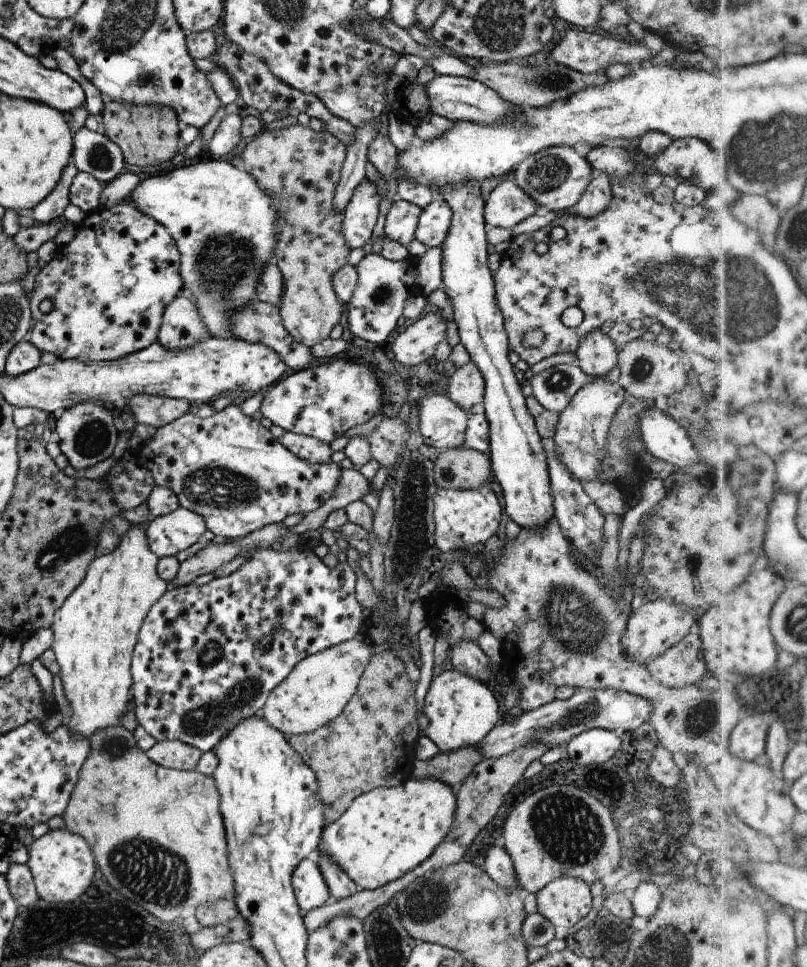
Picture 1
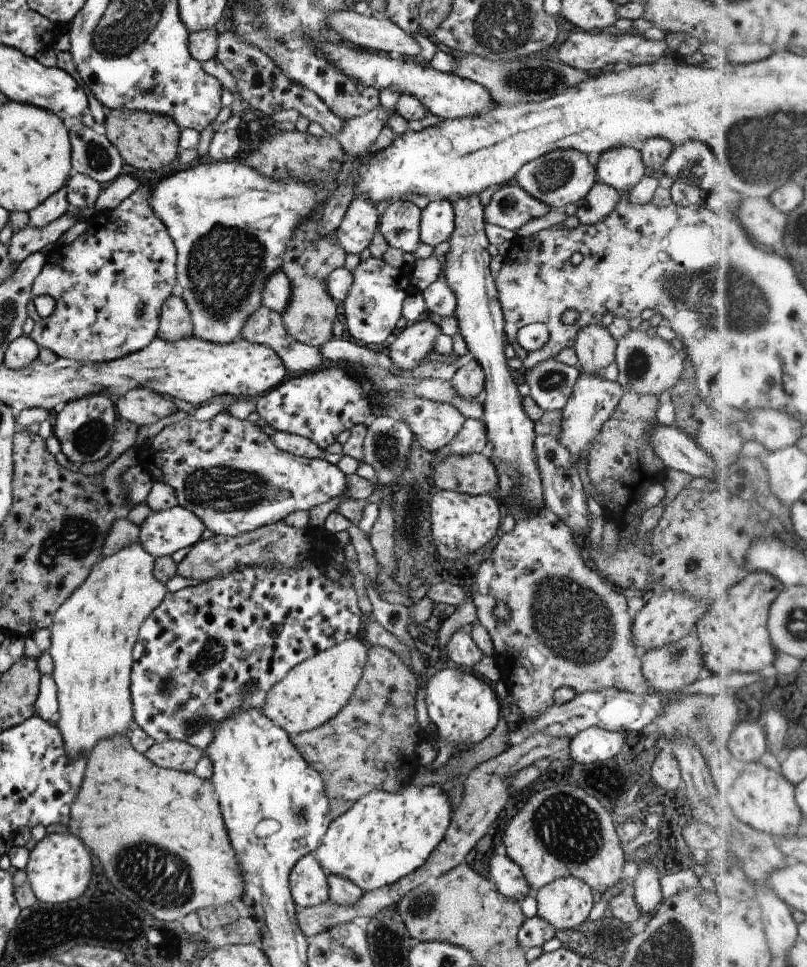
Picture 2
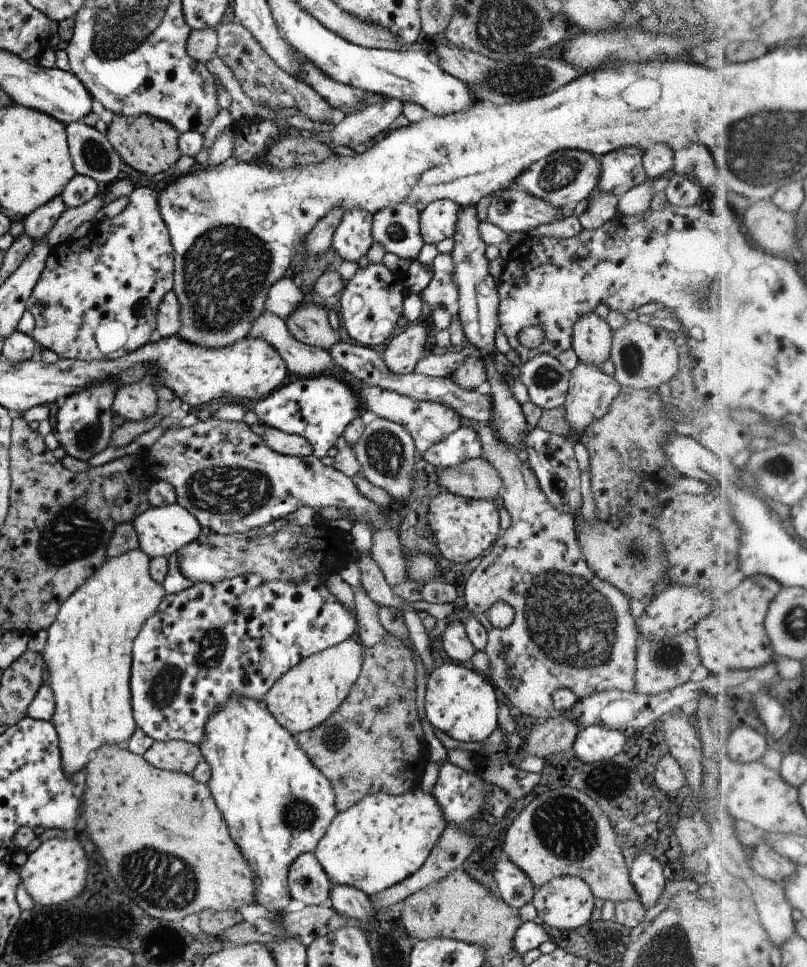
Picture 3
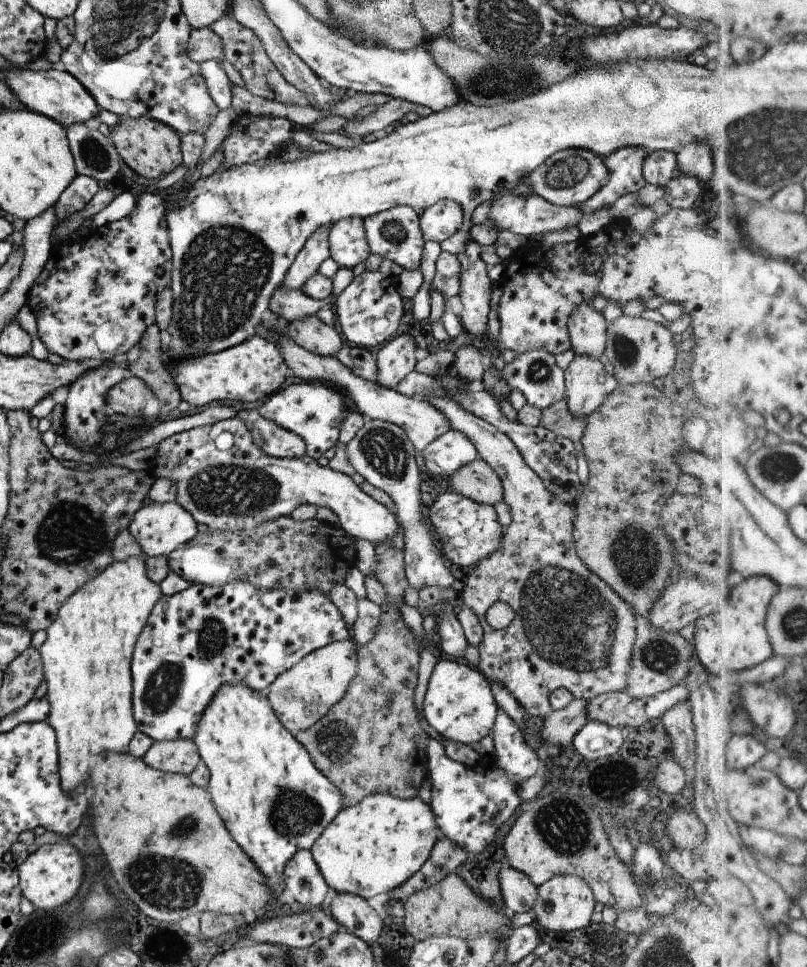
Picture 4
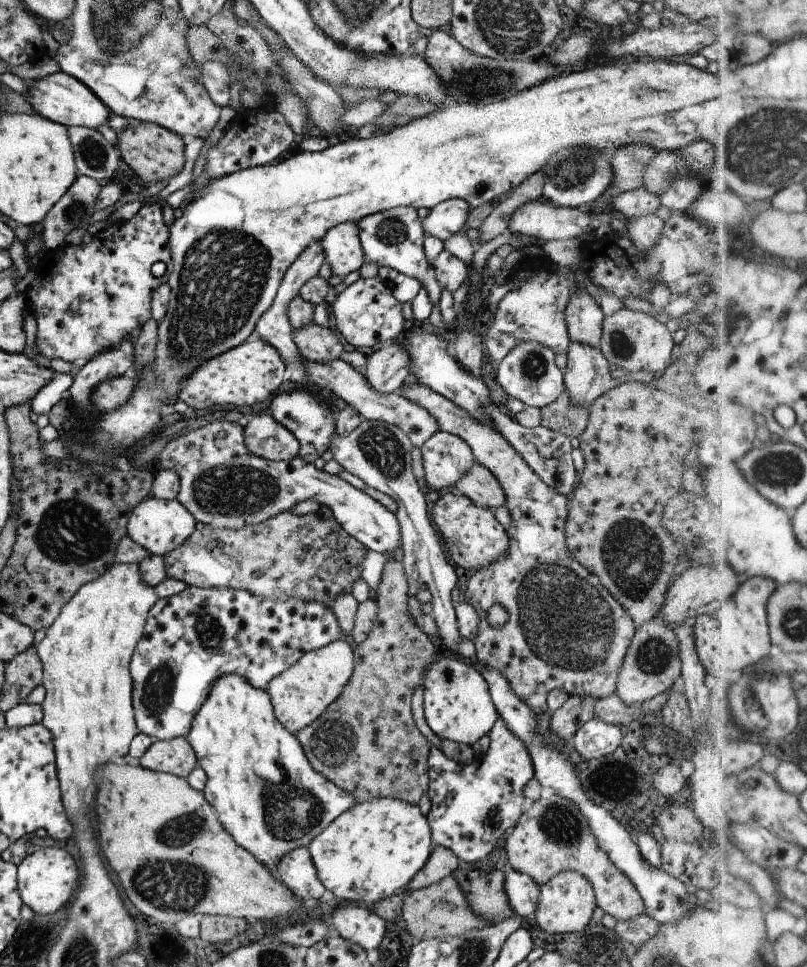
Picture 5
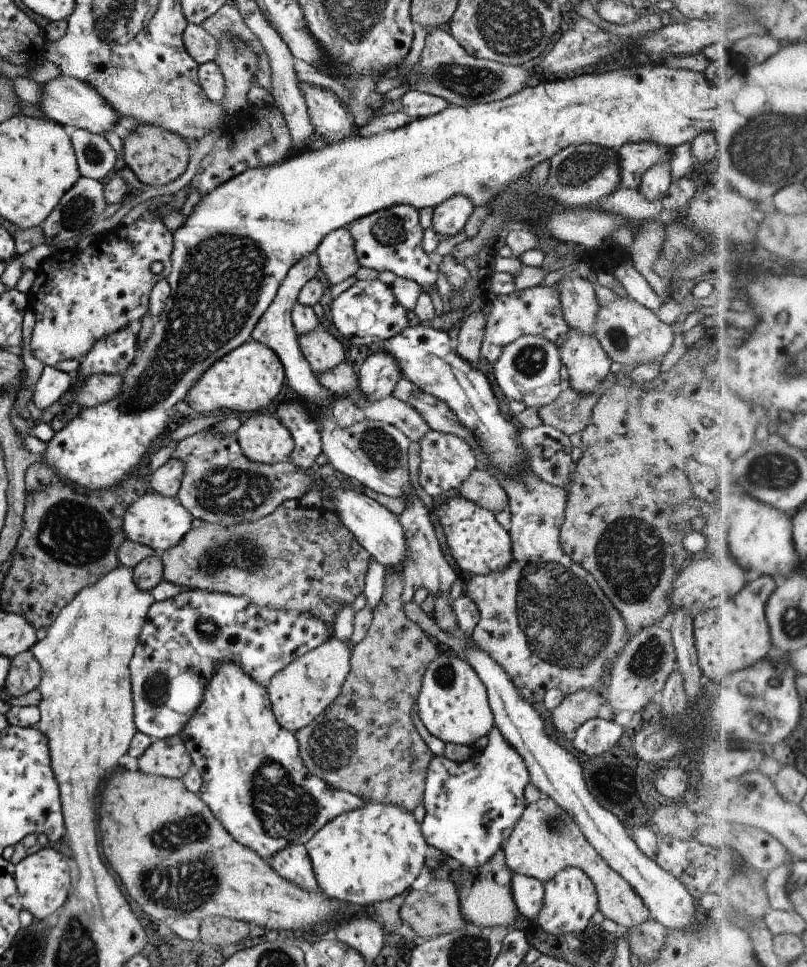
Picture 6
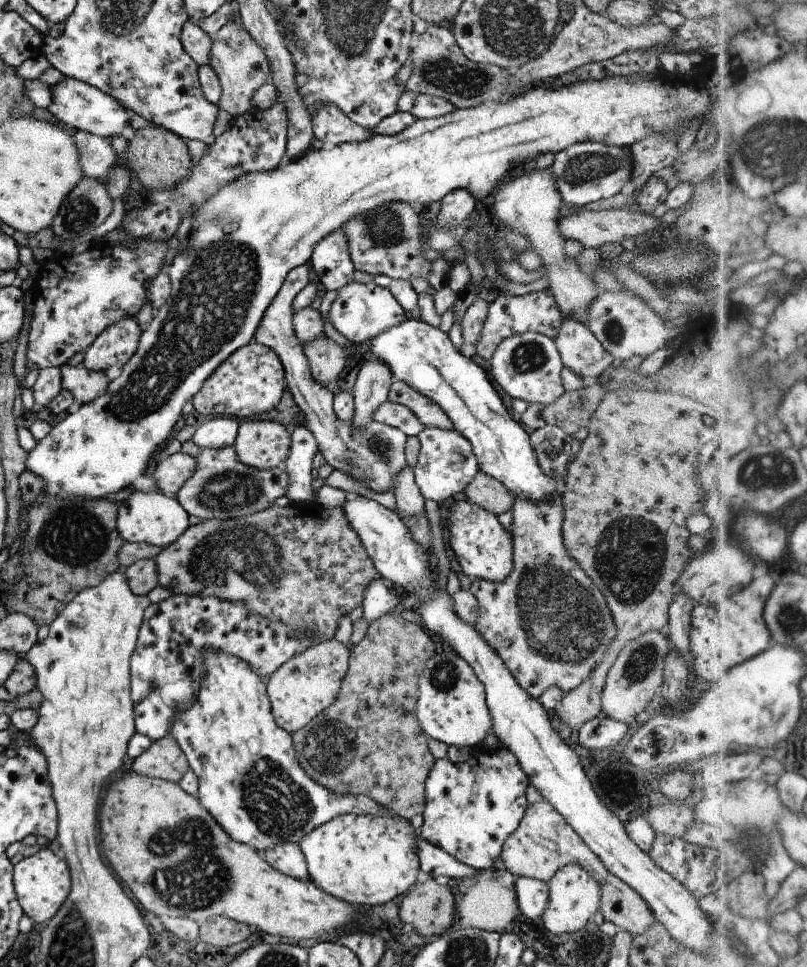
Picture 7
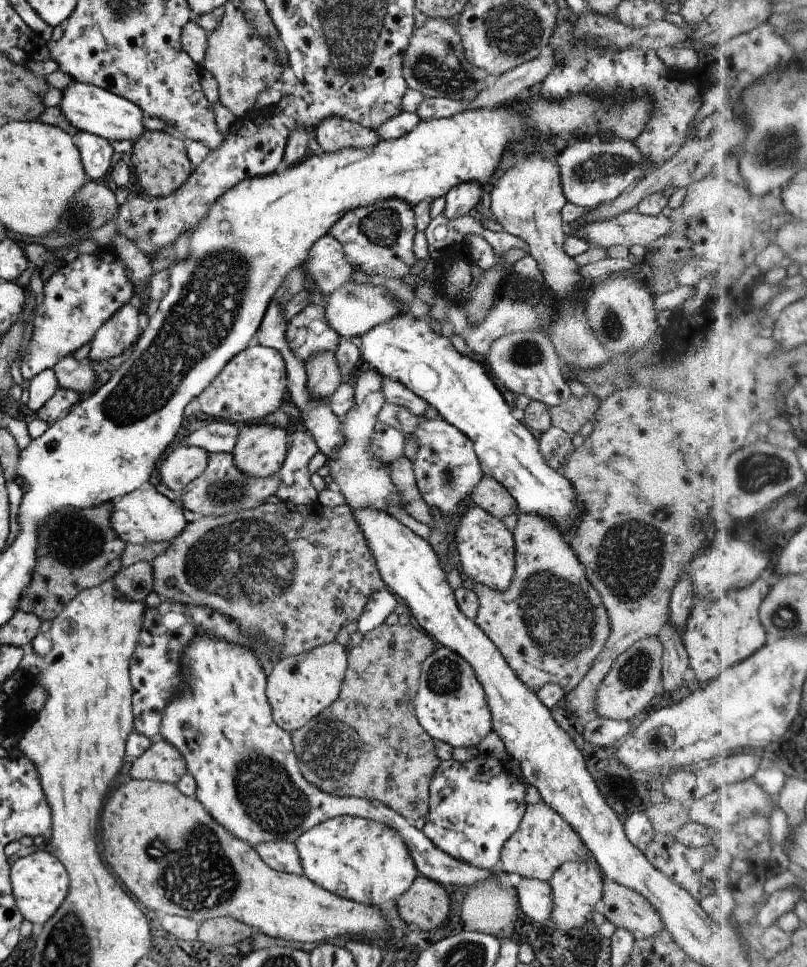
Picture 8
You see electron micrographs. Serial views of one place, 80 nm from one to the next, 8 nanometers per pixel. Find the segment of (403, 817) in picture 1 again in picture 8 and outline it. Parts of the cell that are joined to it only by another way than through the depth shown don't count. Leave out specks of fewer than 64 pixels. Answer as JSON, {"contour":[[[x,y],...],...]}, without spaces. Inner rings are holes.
{"contour":[[[330,818],[303,832],[294,843],[303,875],[328,893],[365,906],[395,902],[418,874],[399,833],[369,819]]]}

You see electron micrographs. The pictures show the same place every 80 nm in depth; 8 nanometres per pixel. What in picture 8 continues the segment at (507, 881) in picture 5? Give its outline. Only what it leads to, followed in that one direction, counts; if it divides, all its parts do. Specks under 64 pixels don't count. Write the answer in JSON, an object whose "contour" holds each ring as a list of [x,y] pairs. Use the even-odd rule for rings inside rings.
{"contour":[[[522,877],[520,883],[513,889],[516,891],[518,905],[524,915],[537,922],[548,921],[552,898],[547,882]]]}

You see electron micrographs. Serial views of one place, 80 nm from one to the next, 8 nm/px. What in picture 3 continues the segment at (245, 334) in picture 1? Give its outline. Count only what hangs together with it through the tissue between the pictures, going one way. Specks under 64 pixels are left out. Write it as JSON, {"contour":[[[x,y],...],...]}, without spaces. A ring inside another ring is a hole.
{"contour":[[[261,311],[250,324],[246,334],[272,346],[284,360],[288,372],[303,378],[329,372],[333,365],[327,351],[297,342],[286,329],[284,320],[276,314]]]}

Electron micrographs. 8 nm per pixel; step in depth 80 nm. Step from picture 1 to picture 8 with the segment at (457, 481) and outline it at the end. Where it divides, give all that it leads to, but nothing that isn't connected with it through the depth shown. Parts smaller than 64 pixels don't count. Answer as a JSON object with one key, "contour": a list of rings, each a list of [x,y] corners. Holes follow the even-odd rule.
{"contour":[[[483,475],[469,497],[475,504],[499,520],[517,512],[515,499],[491,477]]]}

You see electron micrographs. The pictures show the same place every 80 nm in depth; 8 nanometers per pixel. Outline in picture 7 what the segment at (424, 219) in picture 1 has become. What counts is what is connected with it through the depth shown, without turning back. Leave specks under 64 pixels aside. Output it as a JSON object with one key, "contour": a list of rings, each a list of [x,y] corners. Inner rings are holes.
{"contour":[[[463,189],[452,190],[441,200],[439,210],[435,216],[435,226],[439,228],[453,228],[461,224],[471,215],[475,208],[475,199],[470,192]]]}

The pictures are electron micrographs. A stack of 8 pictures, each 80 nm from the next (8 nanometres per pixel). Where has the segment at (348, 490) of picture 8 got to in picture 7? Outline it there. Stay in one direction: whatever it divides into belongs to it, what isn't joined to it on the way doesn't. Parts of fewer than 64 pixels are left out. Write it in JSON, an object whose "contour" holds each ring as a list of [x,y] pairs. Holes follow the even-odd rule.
{"contour":[[[361,357],[351,395],[354,402],[354,418],[351,425],[362,429],[372,420],[372,414],[388,398],[393,376],[384,362],[375,357]]]}

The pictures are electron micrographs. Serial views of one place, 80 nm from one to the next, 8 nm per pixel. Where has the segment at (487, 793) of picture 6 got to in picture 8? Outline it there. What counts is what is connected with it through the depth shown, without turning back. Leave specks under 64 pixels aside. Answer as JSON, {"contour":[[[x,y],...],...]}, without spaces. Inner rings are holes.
{"contour":[[[475,757],[475,760],[465,762],[455,762],[451,758],[439,761],[428,784],[428,811],[423,817],[424,825],[421,829],[425,838],[450,857],[488,871],[499,865],[501,847],[518,828],[527,805],[524,799],[525,782],[519,782],[511,772],[493,774],[491,770],[497,768],[497,761],[493,757]]]}

